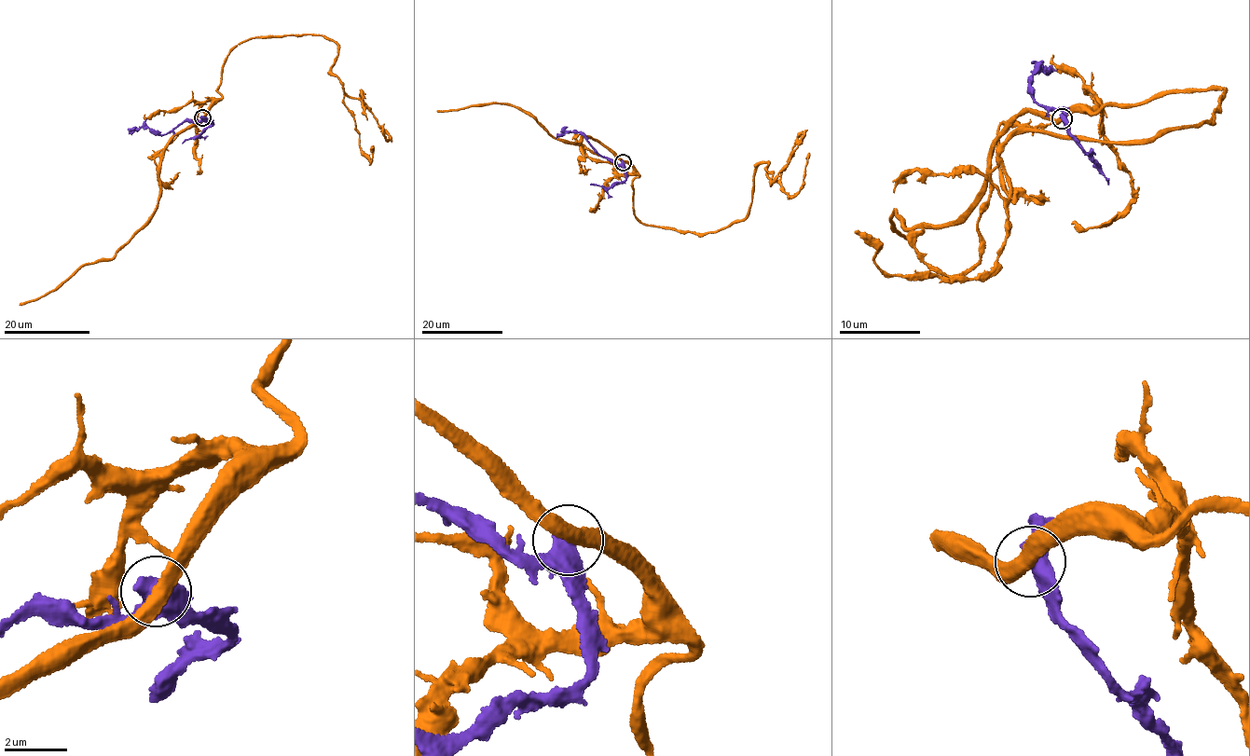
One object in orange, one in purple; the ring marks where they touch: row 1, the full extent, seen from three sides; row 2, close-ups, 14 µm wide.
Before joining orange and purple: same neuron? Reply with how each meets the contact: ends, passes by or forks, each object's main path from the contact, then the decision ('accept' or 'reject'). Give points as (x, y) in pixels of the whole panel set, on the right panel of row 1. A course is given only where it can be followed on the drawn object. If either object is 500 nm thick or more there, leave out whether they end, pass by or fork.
course orange (1063, 118), (1227, 92), (1209, 123), (1141, 141), (1011, 137), (980, 259), (957, 275), (886, 272), (855, 231); course purple (1063, 118), (1064, 124), (1065, 110), (1048, 109), (1036, 100), (1030, 87), (1038, 66), (1058, 70); reject

